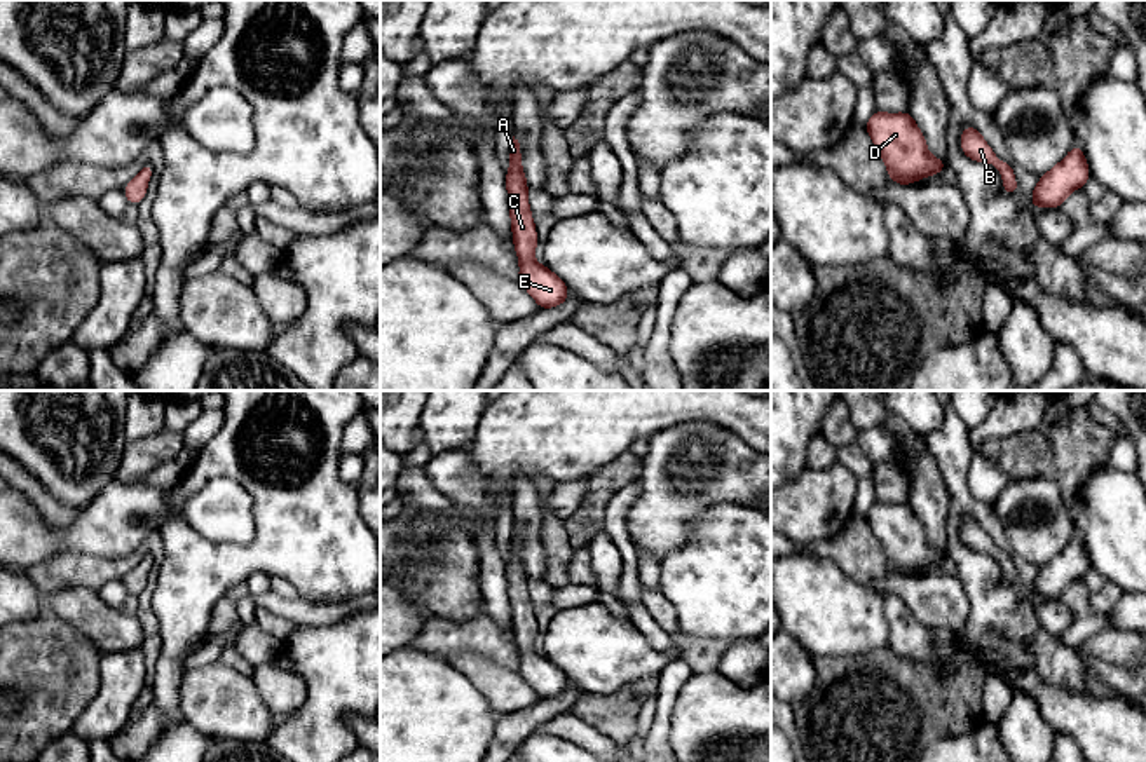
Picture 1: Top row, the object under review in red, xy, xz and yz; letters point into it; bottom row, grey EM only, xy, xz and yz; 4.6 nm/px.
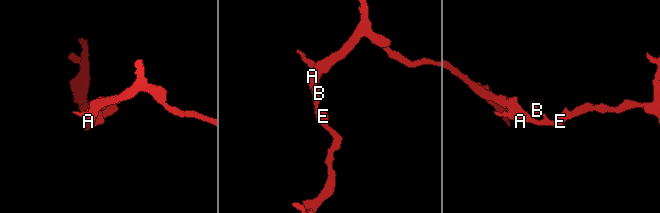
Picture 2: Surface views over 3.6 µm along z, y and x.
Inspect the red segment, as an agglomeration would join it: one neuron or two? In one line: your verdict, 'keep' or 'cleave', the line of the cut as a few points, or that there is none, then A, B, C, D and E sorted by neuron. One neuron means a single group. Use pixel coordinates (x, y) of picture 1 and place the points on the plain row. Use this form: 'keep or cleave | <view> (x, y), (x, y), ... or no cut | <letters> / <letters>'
keep | no cut | A B C D E

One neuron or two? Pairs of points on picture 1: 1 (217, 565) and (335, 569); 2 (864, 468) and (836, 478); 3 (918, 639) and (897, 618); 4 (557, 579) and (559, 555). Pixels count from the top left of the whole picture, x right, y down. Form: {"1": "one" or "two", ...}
{"1": "one", "2": "two", "3": "one", "4": "one"}

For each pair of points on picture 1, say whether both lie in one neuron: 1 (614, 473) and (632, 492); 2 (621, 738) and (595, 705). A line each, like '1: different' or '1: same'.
1: different
2: same

